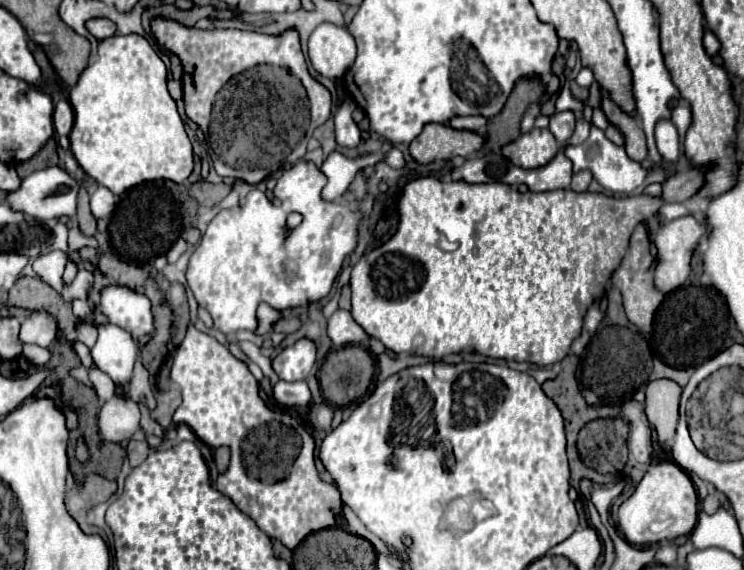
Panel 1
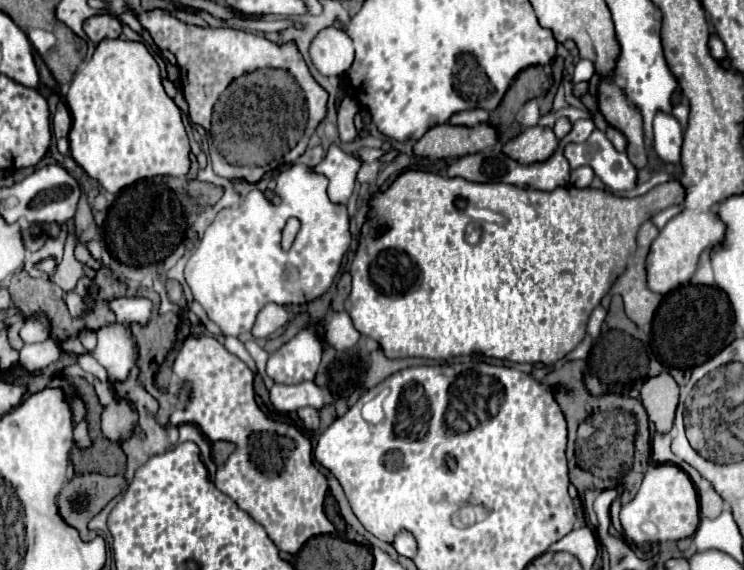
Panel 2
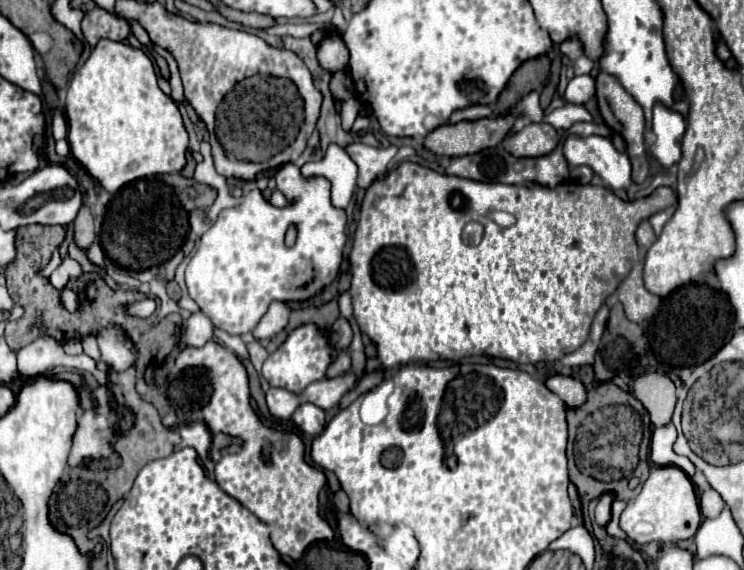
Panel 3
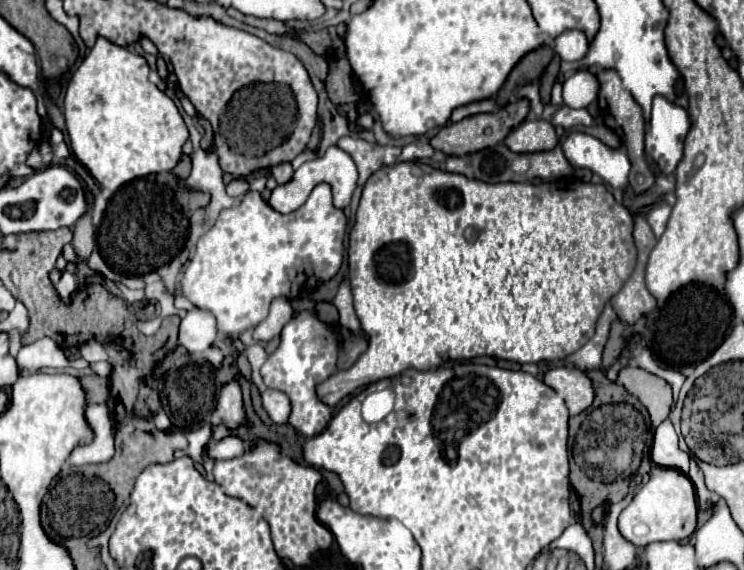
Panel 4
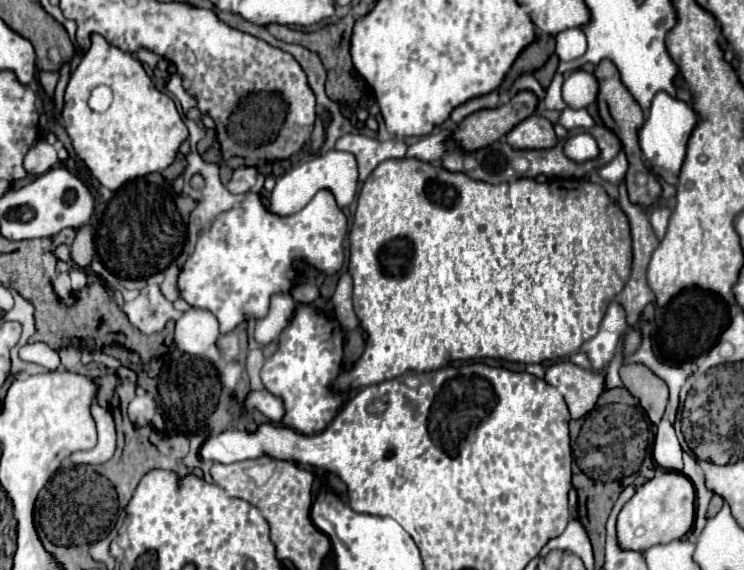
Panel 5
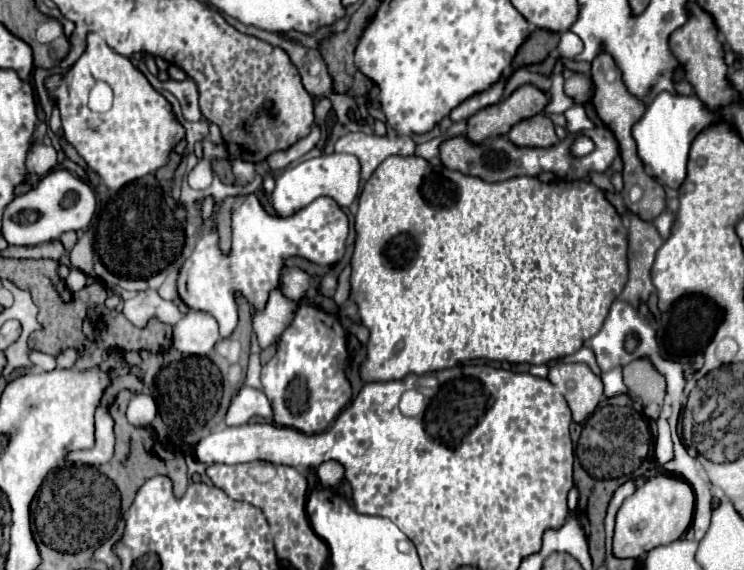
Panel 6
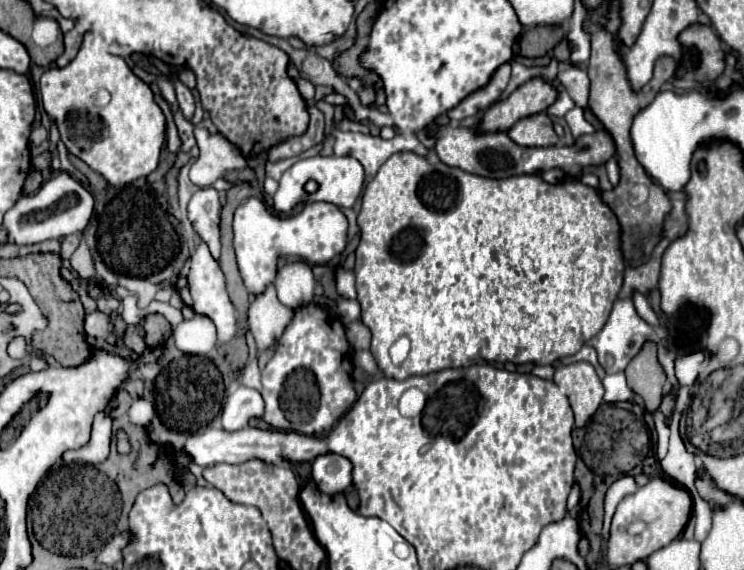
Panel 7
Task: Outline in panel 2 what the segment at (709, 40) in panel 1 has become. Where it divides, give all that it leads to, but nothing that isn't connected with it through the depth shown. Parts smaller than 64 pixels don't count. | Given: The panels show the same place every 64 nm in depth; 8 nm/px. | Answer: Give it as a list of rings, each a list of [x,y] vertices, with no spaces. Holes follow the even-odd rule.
[[[716,34],[710,36],[710,52],[712,52],[712,56],[714,56],[716,60],[726,60],[726,58],[728,58],[728,56],[726,56],[724,42],[722,42]]]

